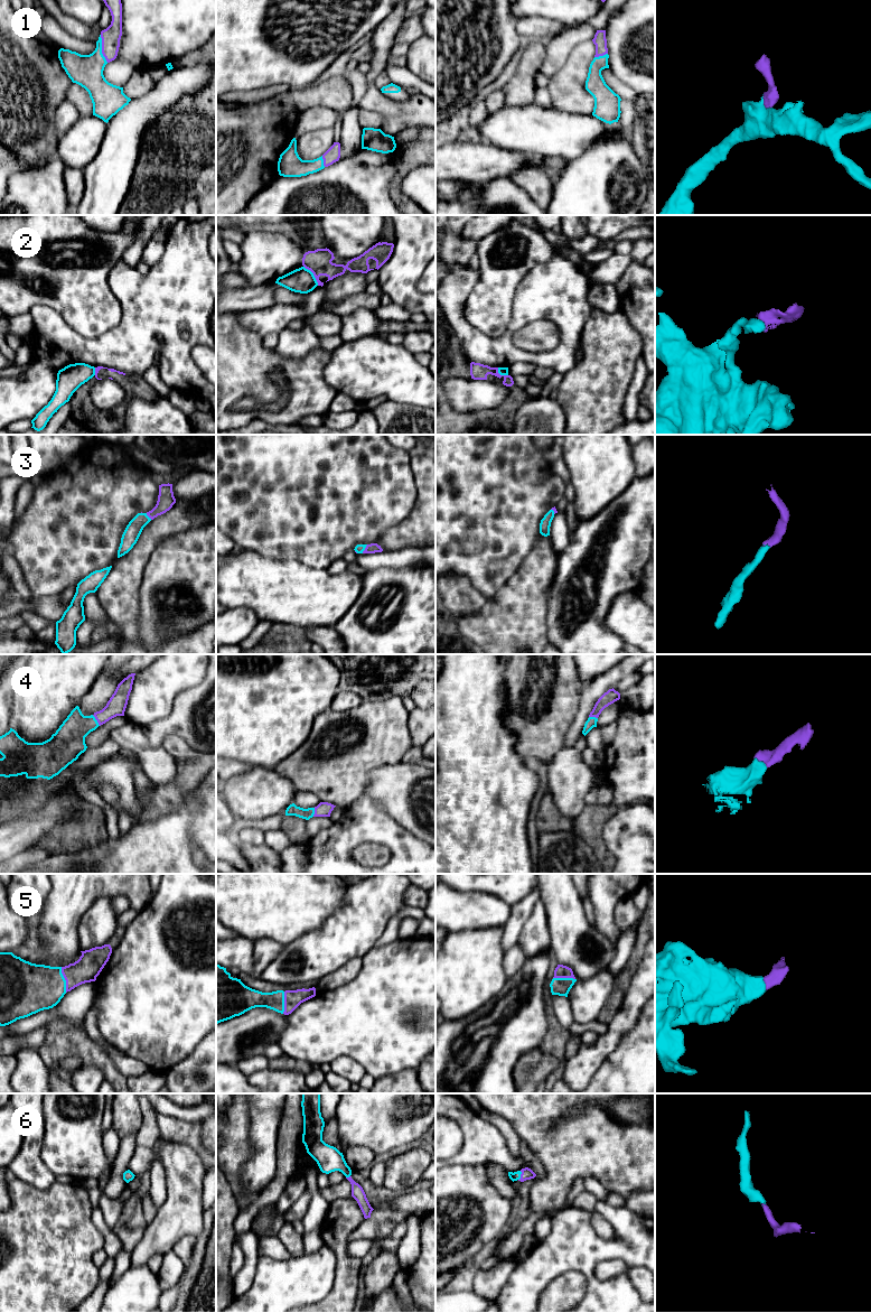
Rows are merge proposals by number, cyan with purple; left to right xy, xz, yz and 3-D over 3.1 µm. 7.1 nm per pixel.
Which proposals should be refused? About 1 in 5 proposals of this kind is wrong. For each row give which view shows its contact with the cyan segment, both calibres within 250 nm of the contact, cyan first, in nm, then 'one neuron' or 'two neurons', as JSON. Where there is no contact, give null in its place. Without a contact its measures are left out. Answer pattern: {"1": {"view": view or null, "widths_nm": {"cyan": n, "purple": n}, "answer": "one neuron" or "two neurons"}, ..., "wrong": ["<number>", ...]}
{"1": {"view": "xy", "widths_nm": {"cyan": 220, "purple": 140}, "answer": "one neuron"}, "2": {"view": "xz", "widths_nm": {"cyan": 180, "purple": 180}, "answer": "two neurons"}, "3": {"view": "xz", "widths_nm": {"cyan": 60, "purple": 70}, "answer": "one neuron"}, "4": {"view": "xy", "widths_nm": {"cyan": 240, "purple": 140}, "answer": "one neuron"}, "5": {"view": "xy", "widths_nm": {"cyan": 360, "purple": 180}, "answer": "one neuron"}, "6": {"view": "yz", "widths_nm": {"cyan": 60, "purple": 80}, "answer": "one neuron"}, "wrong": ["2"]}

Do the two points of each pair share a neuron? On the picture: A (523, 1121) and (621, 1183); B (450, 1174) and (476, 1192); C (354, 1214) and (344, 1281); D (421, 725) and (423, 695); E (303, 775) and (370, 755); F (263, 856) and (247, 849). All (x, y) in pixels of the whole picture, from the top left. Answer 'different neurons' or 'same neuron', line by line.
A: same neuron
B: same neuron
C: same neuron
D: same neuron
E: same neuron
F: same neuron

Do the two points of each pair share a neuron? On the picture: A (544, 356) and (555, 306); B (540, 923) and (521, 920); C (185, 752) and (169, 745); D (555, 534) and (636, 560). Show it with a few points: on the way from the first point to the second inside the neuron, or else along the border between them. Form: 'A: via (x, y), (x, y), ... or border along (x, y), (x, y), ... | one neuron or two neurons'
A: via (559, 351), (567, 343), (567, 320) | one neuron
B: border along (540, 899), (524, 924), (517, 941) | two neurons
C: via (181, 751), (172, 745) | one neuron
D: border along (569, 536), (569, 542), (556, 555) | two neurons

